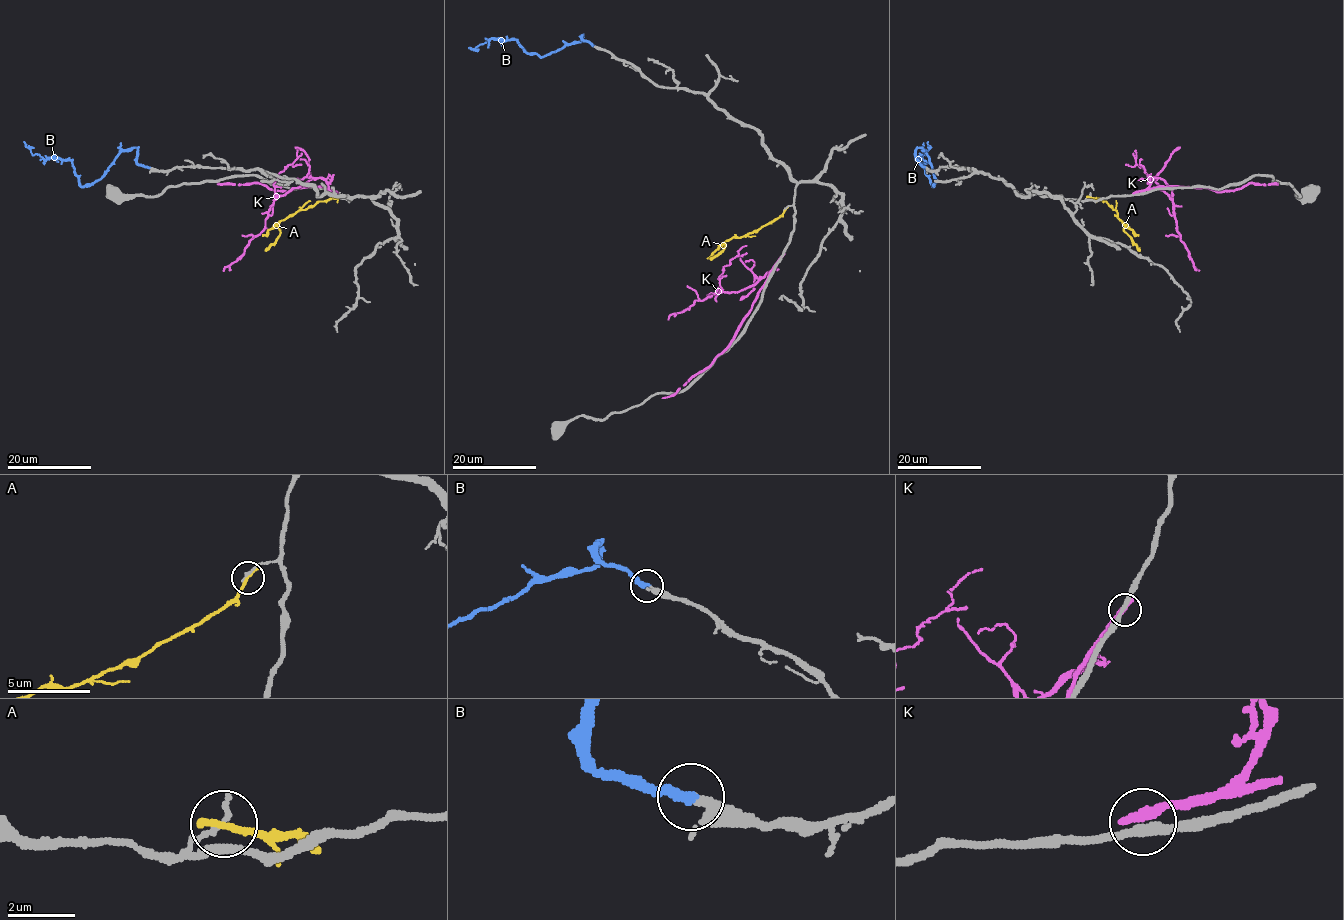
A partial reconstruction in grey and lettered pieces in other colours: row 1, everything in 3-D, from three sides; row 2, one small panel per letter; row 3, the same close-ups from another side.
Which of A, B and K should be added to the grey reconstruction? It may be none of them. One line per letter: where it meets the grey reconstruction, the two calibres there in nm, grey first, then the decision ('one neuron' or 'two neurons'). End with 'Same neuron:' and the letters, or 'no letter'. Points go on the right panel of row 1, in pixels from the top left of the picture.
A: meets grey at (1089, 197); 170 nm thick on the grey side, 240 nm on the other; two neurons
B: meets grey at (926, 167); 220 nm thick on the grey side, 320 nm on the other; one neuron
K: meets grey at (1136, 193); 240 nm thick on the grey side, 340 nm on the other; two neurons
Same neuron: B

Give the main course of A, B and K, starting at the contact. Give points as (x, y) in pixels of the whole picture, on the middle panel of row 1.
A: (785, 209), (778, 218), (756, 230), (727, 240), (723, 245), (725, 247), (710, 260)
B: (595, 46), (581, 36), (580, 41), (567, 43), (543, 56), (526, 53), (514, 39), (491, 38), (470, 47)
K: (782, 255), (732, 341), (673, 394), (662, 398)

